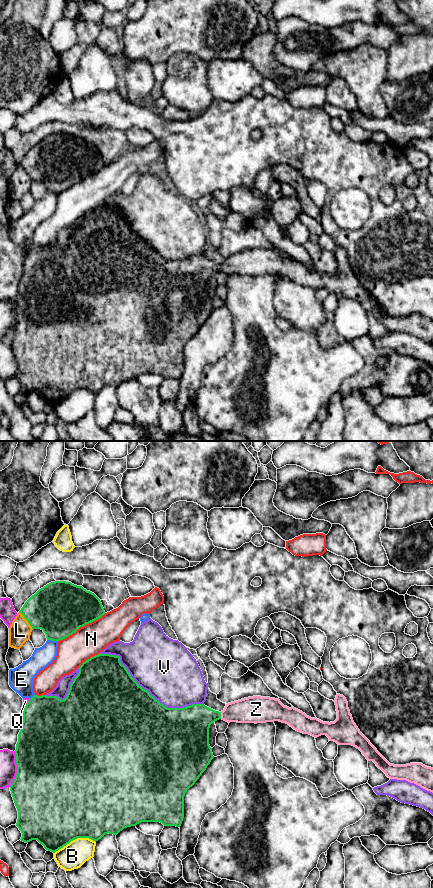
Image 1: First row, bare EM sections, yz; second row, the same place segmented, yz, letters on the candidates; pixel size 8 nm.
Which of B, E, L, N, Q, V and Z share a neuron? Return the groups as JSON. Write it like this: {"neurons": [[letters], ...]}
{"neurons": [["B"], ["E"], ["L"], ["N"], ["Q"], ["V"], ["Z"]]}

